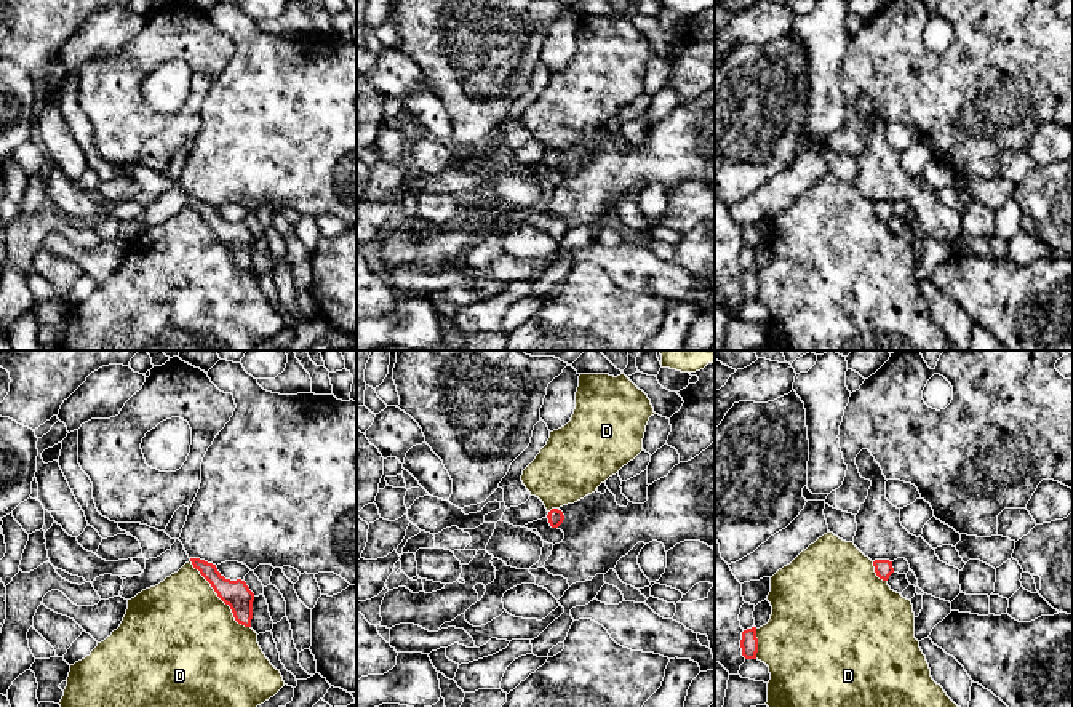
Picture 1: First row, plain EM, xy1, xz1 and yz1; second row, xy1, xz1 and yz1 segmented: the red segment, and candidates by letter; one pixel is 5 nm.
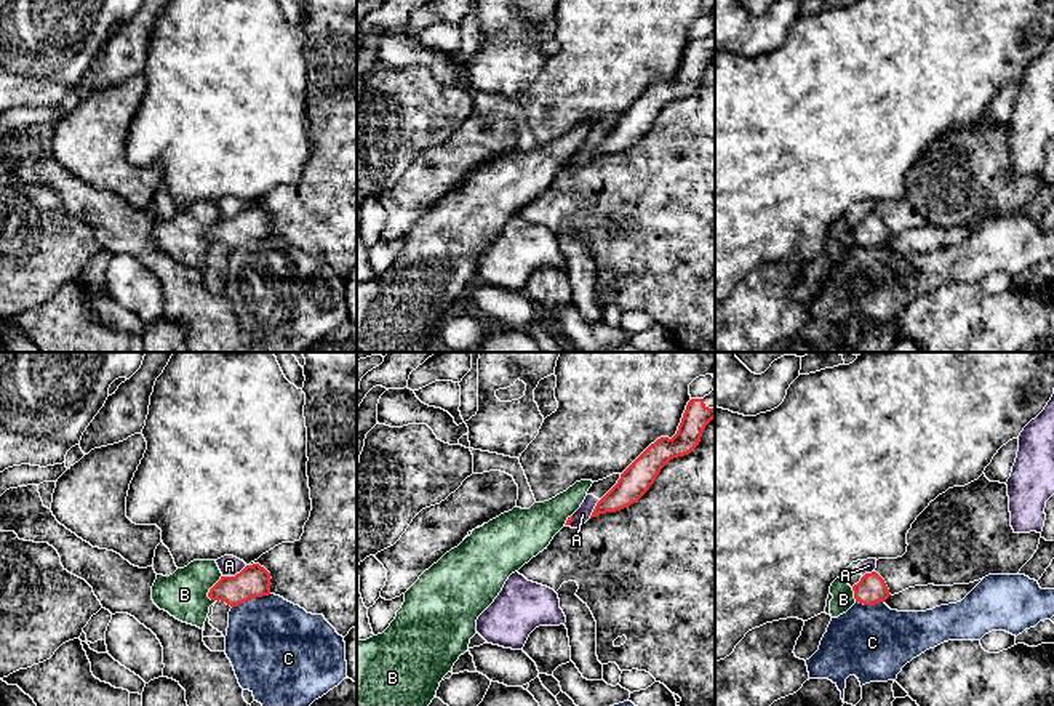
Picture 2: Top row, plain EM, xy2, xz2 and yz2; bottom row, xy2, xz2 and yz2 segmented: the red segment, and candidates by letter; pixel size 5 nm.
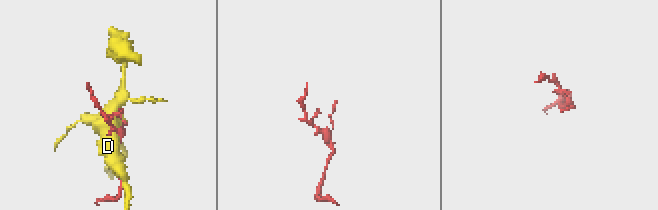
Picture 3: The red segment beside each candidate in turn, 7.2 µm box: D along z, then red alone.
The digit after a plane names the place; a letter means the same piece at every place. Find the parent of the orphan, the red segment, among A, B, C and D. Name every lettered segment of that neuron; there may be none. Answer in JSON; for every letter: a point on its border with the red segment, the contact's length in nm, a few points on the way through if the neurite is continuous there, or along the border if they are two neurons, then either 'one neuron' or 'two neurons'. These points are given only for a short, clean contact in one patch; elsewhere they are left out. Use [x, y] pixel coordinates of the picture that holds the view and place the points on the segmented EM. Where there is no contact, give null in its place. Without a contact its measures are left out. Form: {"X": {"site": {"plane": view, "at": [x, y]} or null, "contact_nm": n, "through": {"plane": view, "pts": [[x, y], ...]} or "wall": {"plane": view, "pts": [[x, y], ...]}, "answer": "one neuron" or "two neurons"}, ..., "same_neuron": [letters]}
{"A": {"site": {"plane": "xy2", "at": [235, 575]}, "contact_nm": 140, "wall": {"plane": "xy2", "pts": [[247, 565], [234, 575], [223, 577]]}, "answer": "two neurons"}, "B": {"site": {"plane": "xy2", "at": [211, 588]}, "contact_nm": 140, "wall": {"plane": "xy2", "pts": [[221, 575], [208, 593], [211, 601]]}, "answer": "two neurons"}, "C": {"site": {"plane": "xy2", "at": [250, 597]}, "contact_nm": 200, "answer": "one neuron"}, "D": {"site": {"plane": "xy1", "at": [219, 597]}, "contact_nm": 460, "answer": "two neurons"}, "same_neuron": ["C"]}

